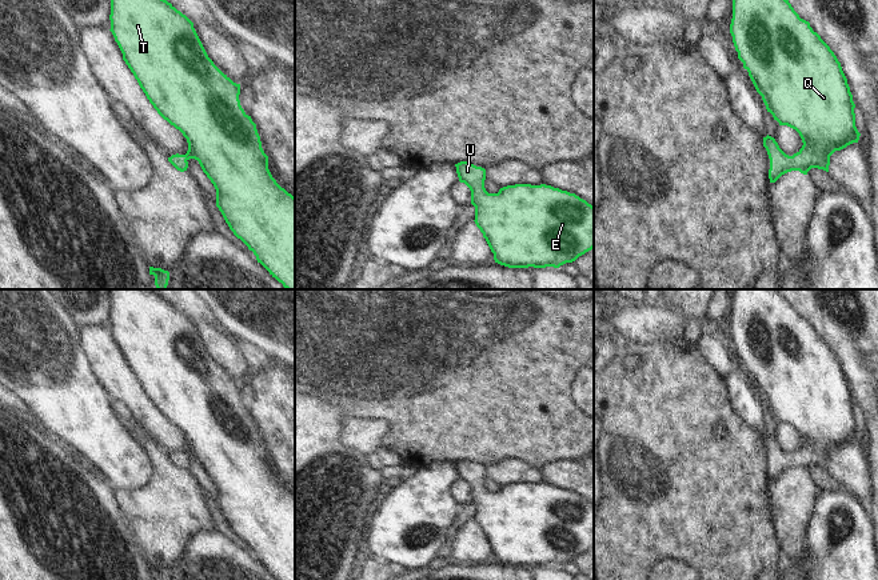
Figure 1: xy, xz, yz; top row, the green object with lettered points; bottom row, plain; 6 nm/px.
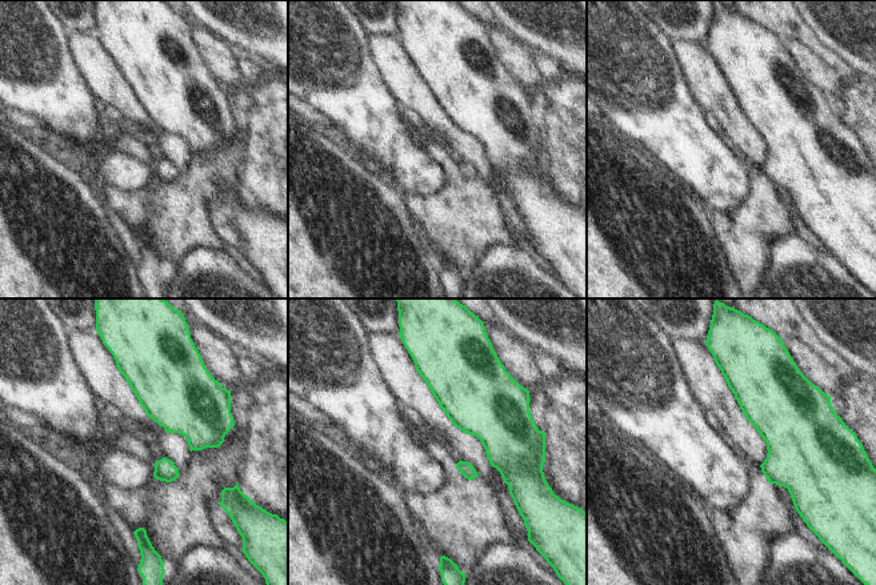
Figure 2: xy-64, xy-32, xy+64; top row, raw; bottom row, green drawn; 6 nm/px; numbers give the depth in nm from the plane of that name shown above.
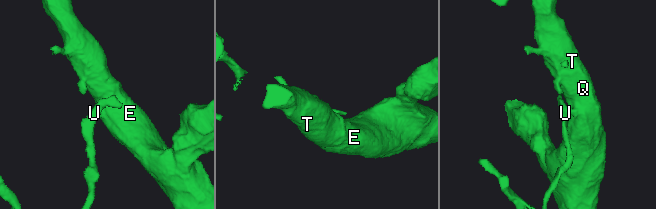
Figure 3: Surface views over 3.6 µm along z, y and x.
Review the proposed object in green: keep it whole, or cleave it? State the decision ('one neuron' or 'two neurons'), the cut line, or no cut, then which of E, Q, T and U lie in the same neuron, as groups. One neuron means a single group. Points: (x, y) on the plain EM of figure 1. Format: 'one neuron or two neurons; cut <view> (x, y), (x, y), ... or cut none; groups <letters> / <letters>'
one neuron; cut none; groups E Q T U

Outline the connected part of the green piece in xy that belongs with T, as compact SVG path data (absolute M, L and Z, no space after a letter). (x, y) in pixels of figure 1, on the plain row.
M109 289L111 296L111 331L117 341L123 359L133 372L137 379L140 387L145 392L149 401L157 409L157 412L167 419L171 424L179 428L183 435L187 437L188 449L185 453L172 453L168 456L168 460L180 471L187 469L188 459L195 457L199 460L203 471L211 479L216 488L216 505L222 511L226 521L234 533L240 537L250 549L256 555L258 561L260 561L272 576L278 580L295 580L295 496L288 492L284 487L282 487L276 479L272 476L268 468L268 455L264 452L262 447L260 435L256 428L256 423L252 420L251 415L248 415L240 404L239 393L240 393L240 383L234 381L227 373L224 373L208 356L195 327L193 321L177 309L171 301L161 297L153 289Z

